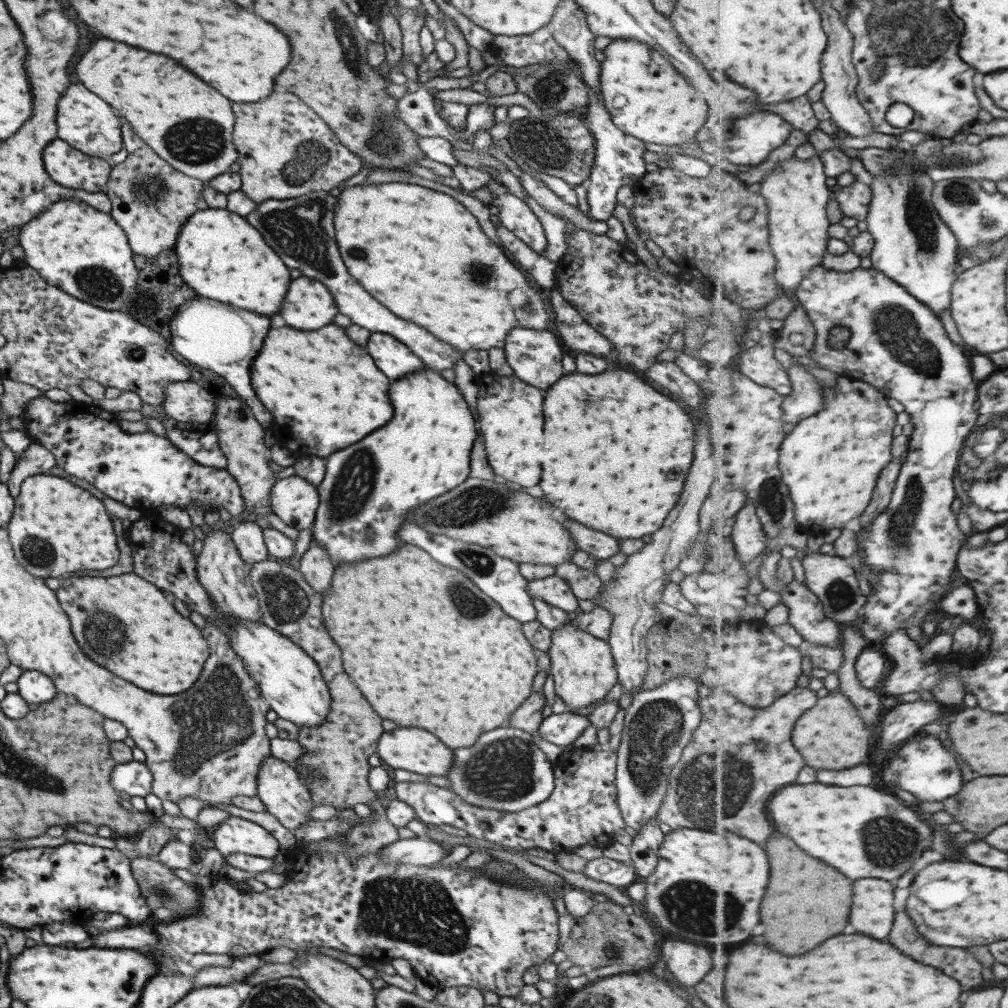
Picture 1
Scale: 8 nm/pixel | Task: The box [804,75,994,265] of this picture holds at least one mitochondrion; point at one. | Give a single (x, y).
(918, 216)

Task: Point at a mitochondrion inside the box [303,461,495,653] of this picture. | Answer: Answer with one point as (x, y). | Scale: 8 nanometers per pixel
(469, 606)

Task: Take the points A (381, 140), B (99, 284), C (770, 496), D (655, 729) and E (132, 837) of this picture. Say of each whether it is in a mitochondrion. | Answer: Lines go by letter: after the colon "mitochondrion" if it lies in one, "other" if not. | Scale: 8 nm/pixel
A: mitochondrion
B: mitochondrion
C: mitochondrion
D: mitochondrion
E: other

